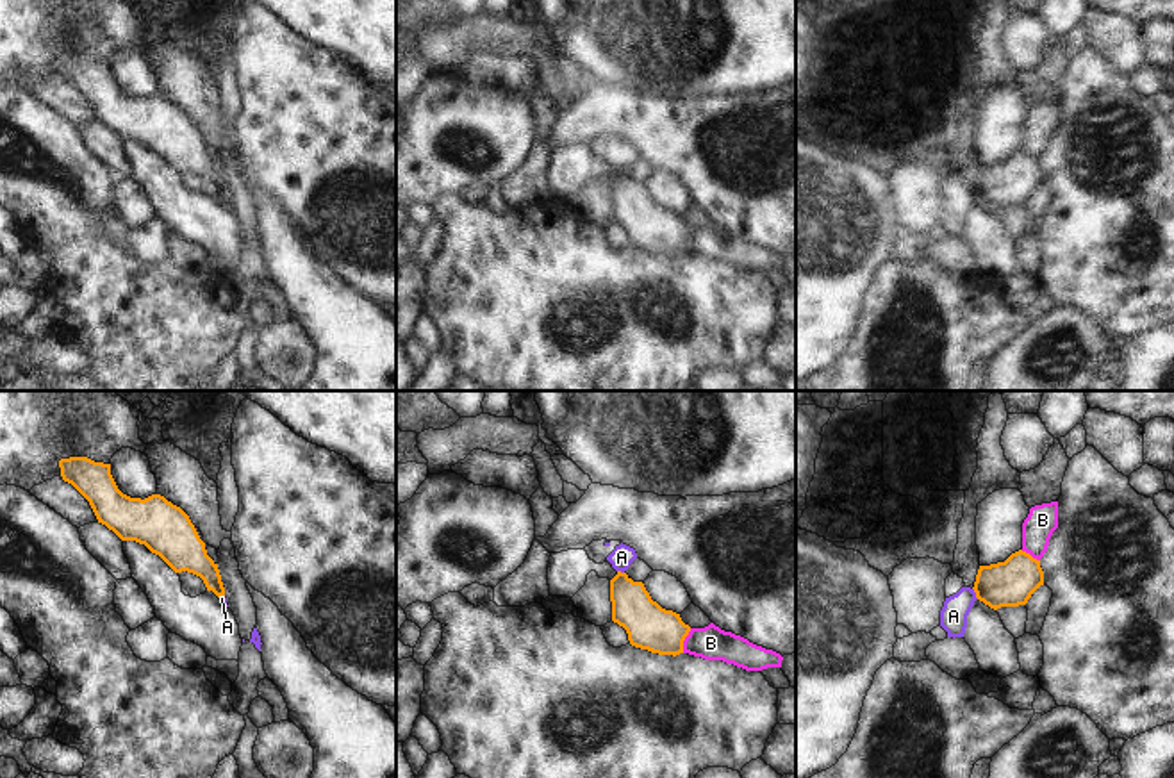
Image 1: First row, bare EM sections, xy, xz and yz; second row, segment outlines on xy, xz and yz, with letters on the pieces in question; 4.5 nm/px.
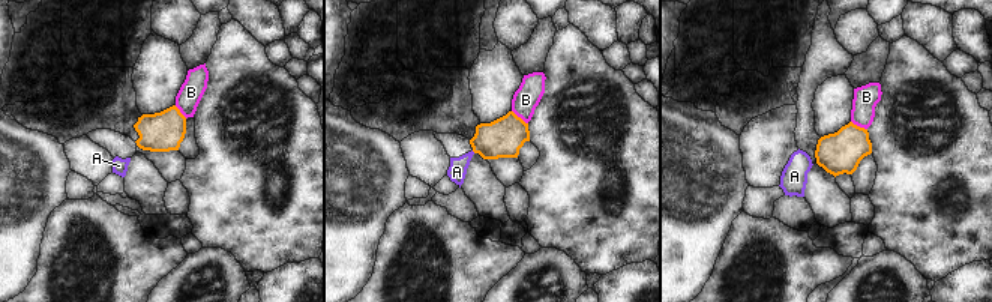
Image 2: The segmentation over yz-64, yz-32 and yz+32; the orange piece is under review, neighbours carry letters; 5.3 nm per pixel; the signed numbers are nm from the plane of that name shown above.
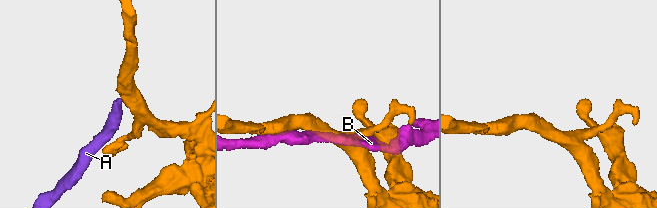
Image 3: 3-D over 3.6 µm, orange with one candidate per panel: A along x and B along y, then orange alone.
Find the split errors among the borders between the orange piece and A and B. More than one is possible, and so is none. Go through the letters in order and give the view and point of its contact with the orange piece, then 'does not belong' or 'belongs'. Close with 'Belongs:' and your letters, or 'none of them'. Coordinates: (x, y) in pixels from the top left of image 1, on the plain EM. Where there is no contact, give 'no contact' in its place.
A: meets orange in yz at (975, 191); does not belong
B: meets orange in xz at (684, 240); does not belong
Belongs: none of them

